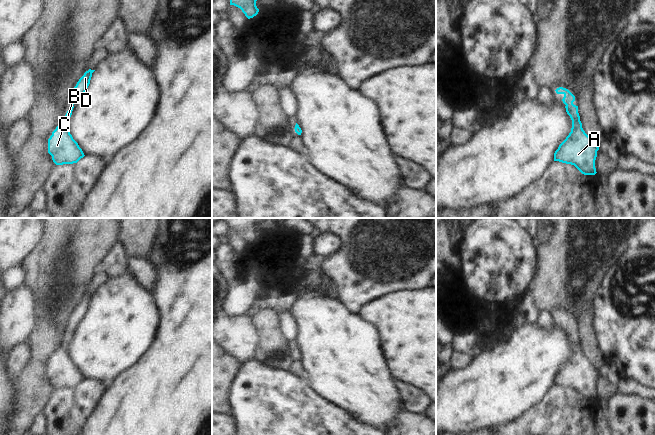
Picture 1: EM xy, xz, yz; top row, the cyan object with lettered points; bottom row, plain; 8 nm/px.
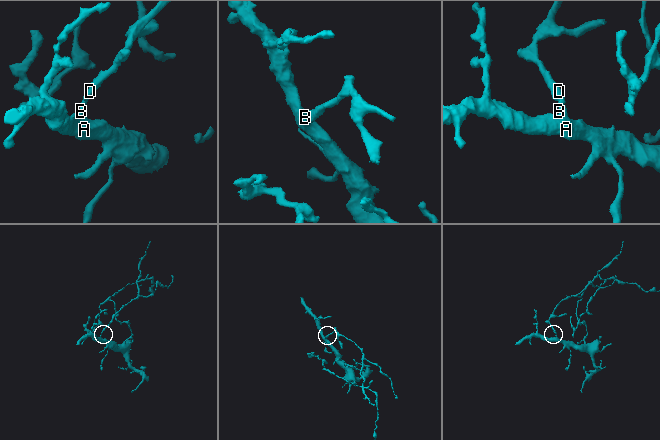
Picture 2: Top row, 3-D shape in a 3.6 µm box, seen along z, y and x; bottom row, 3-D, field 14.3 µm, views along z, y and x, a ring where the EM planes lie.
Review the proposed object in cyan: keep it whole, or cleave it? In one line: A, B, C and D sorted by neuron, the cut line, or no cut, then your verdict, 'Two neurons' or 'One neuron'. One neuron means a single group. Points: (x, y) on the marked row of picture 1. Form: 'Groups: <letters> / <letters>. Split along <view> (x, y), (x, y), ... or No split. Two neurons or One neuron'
Groups: A B C D. No split. One neuron.

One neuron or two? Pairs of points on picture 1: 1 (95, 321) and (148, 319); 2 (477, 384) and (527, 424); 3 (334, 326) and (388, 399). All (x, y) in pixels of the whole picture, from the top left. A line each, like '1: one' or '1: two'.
1: one
2: two
3: one

